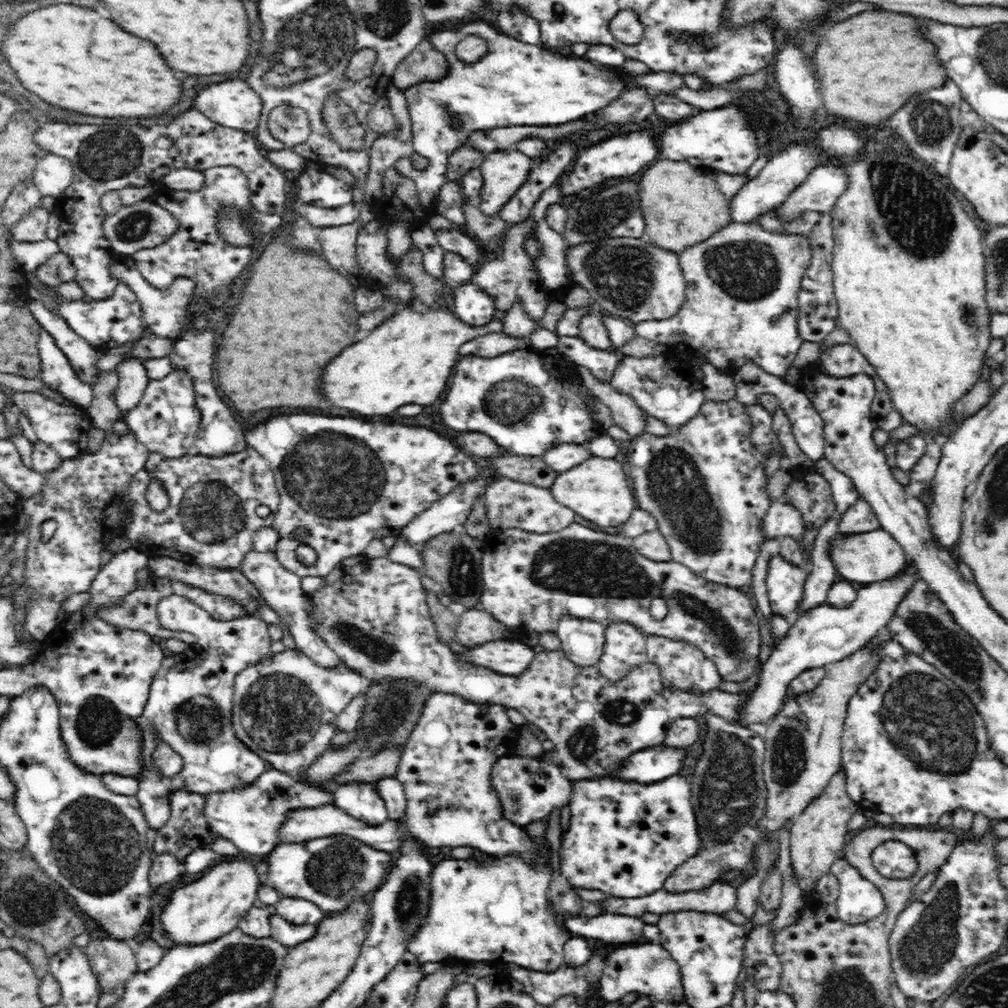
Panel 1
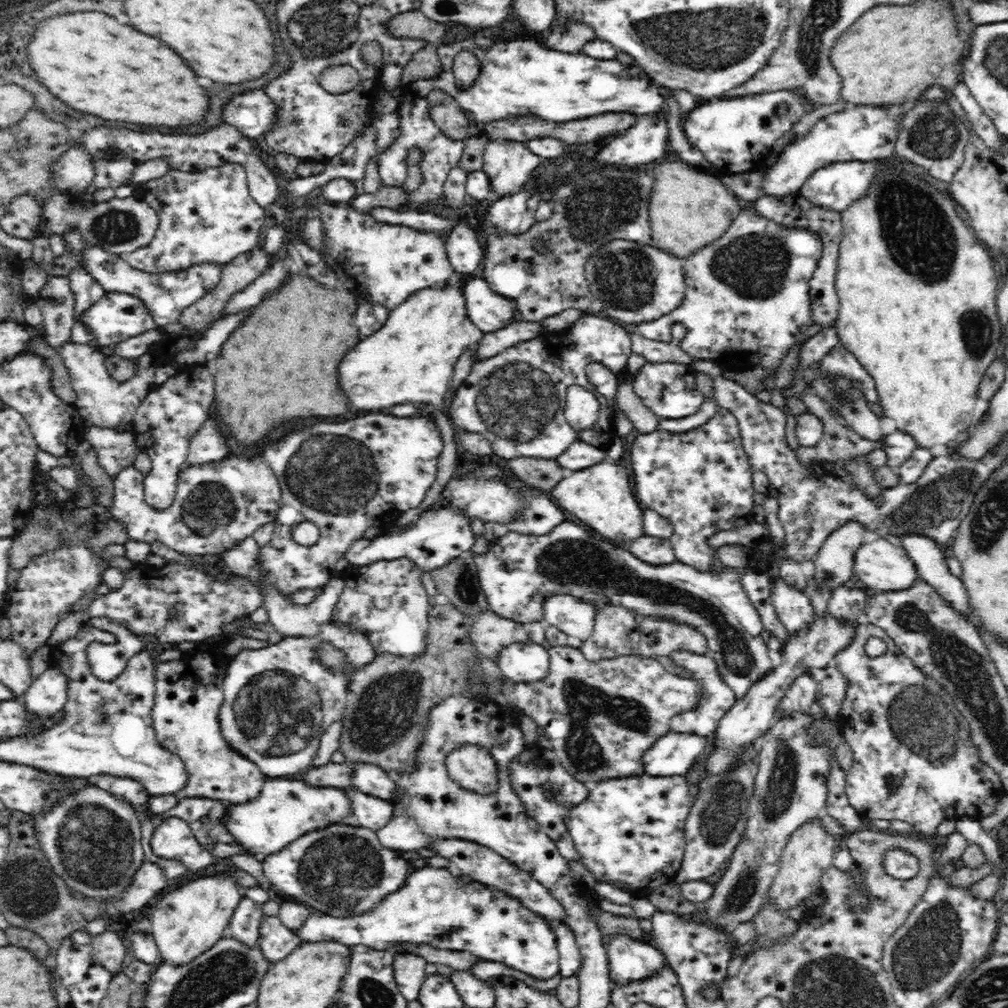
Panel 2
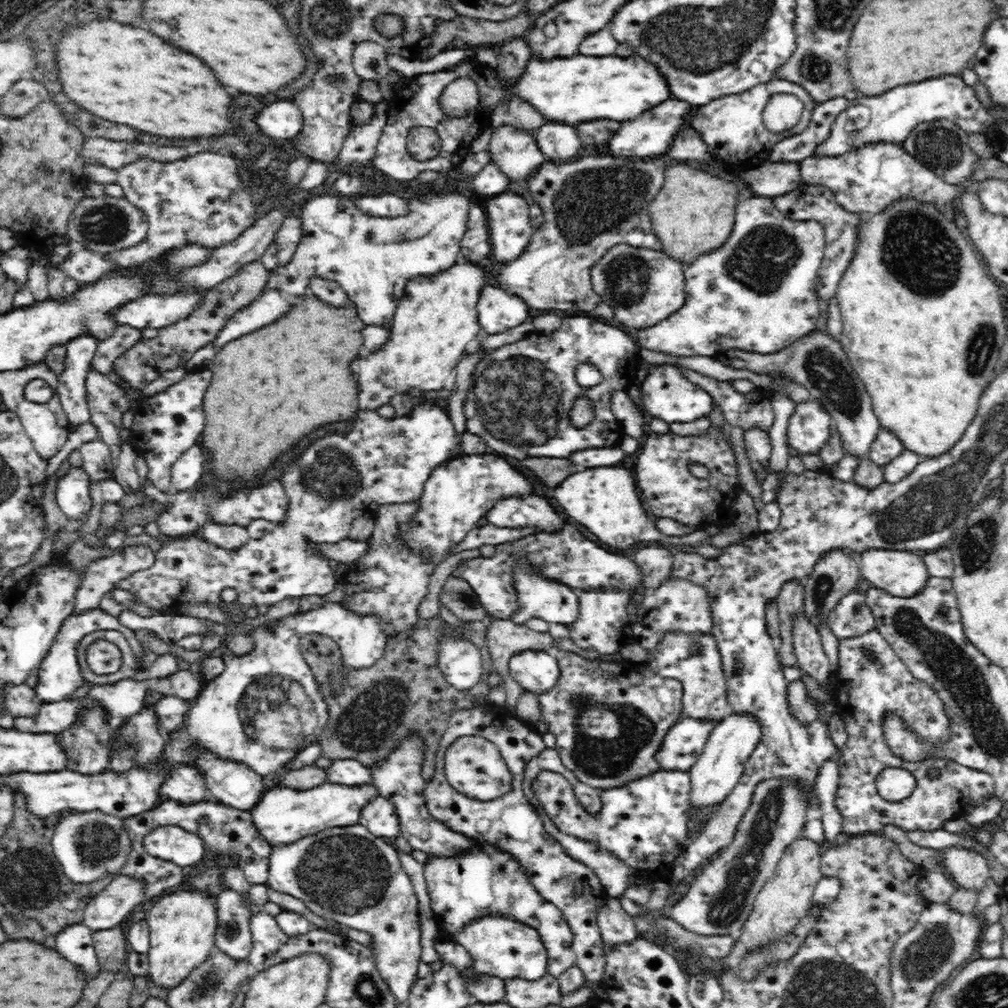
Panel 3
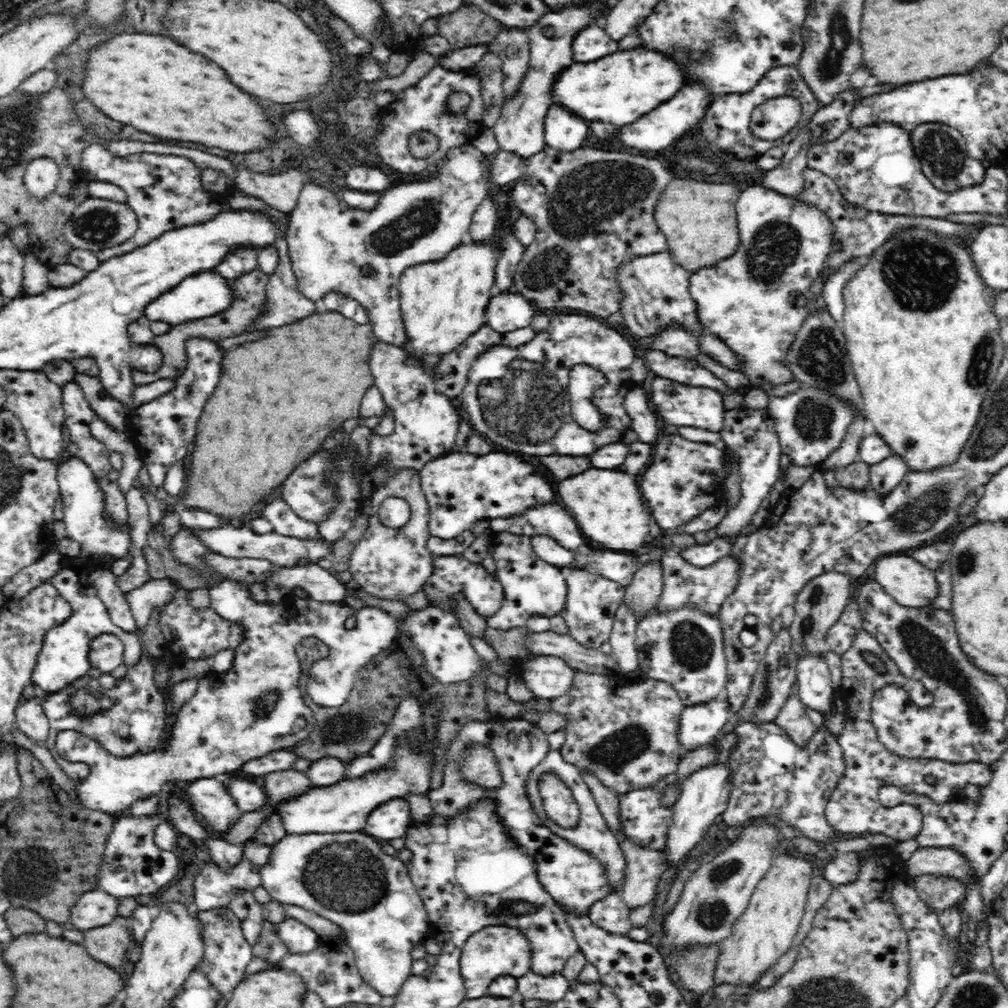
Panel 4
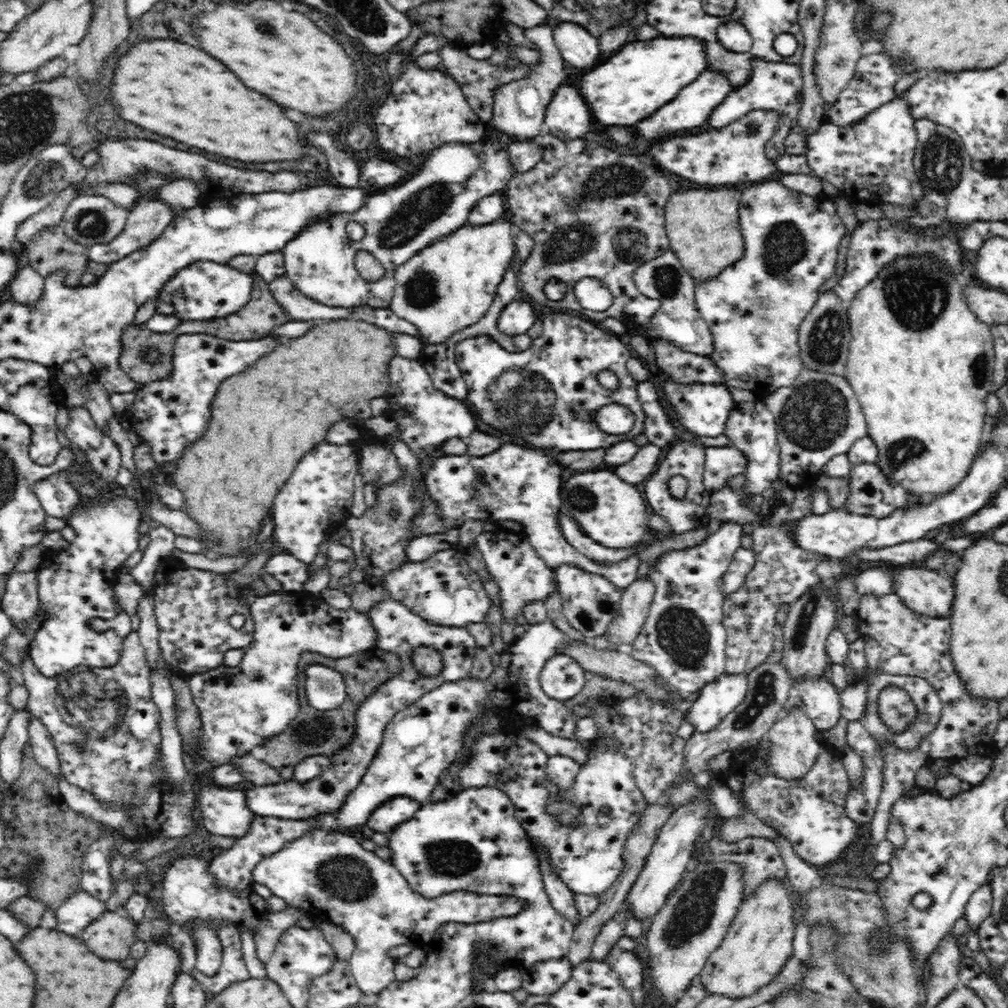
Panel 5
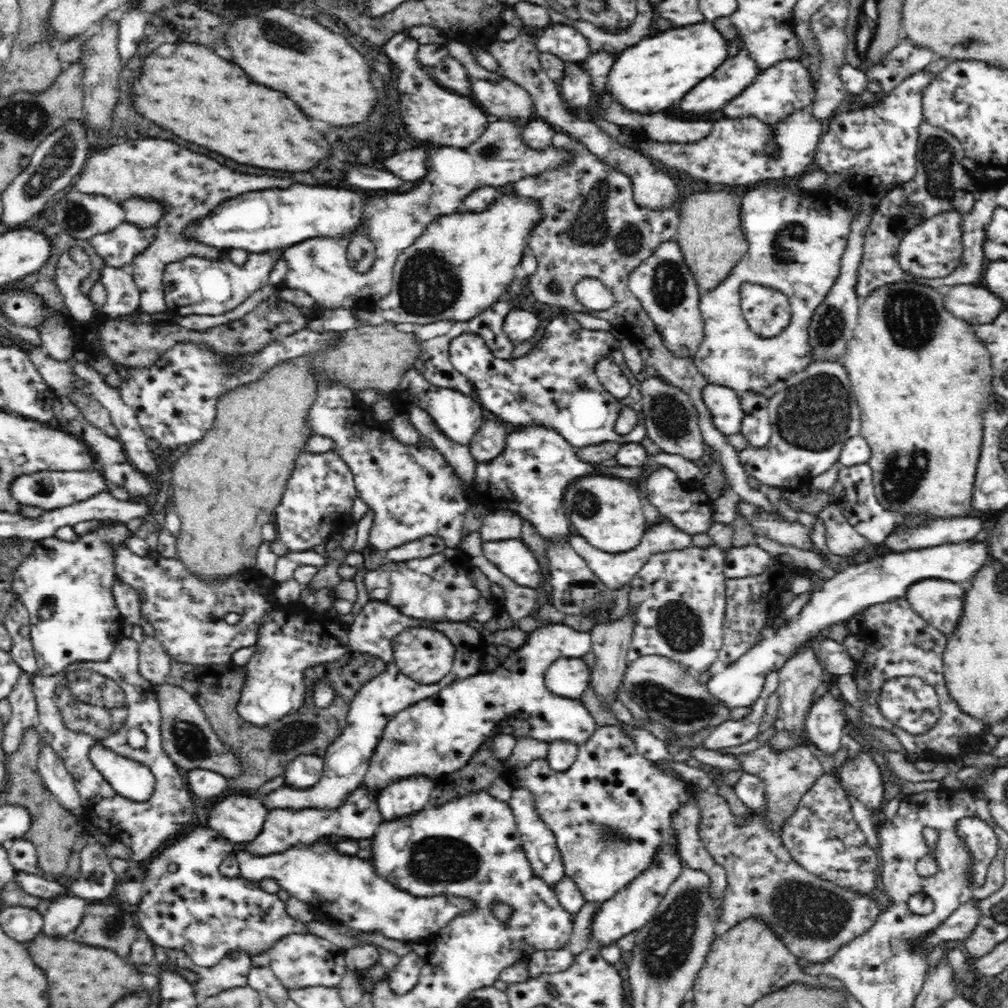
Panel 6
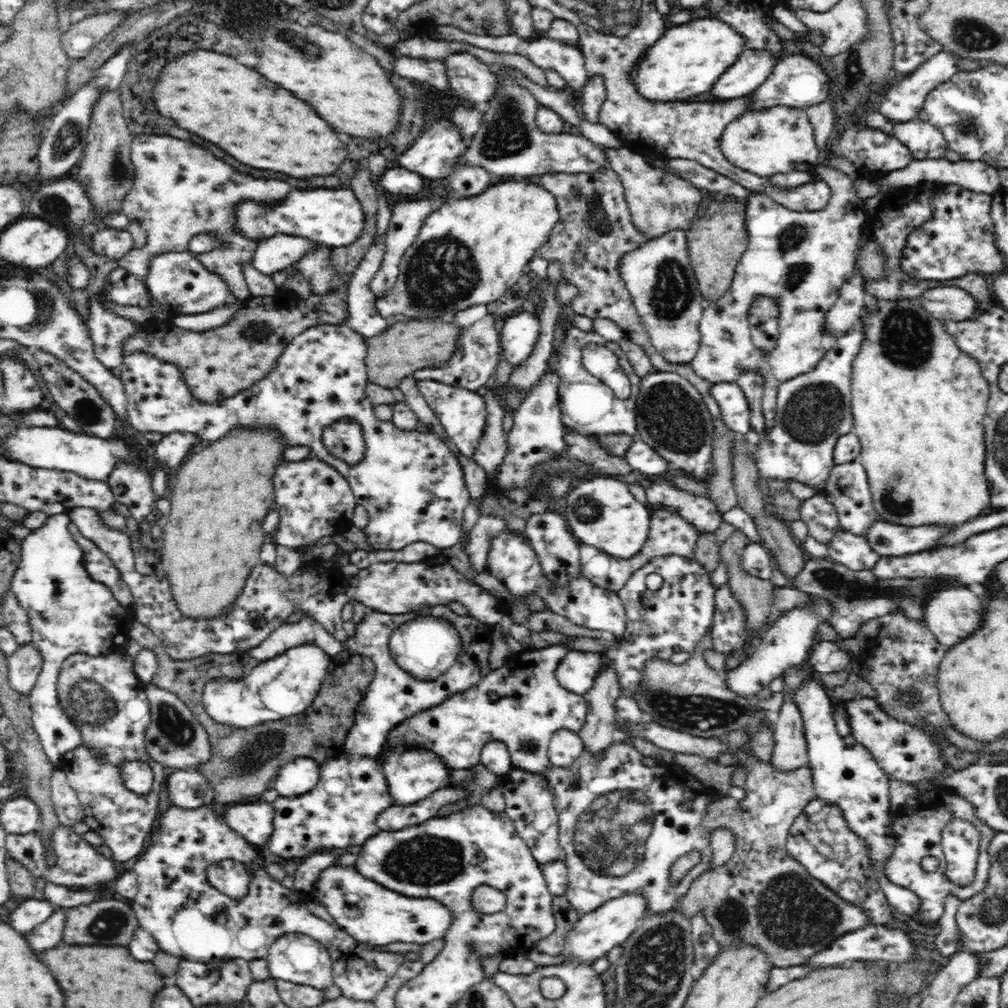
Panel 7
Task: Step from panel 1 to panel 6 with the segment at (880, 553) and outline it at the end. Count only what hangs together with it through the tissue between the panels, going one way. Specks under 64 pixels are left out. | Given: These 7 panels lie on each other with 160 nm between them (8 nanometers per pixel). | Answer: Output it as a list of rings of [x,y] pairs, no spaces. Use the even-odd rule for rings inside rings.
[[[927,578],[912,583],[907,588],[906,600],[912,606],[914,613],[918,613],[924,620],[928,621],[938,631],[942,631],[946,638],[954,632],[962,614],[962,595],[964,585],[950,582],[946,579]]]

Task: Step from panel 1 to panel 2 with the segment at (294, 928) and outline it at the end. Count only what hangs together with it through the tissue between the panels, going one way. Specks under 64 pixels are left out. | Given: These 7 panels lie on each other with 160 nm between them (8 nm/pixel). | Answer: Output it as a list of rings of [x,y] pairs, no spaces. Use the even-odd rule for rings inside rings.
[[[420,868],[409,874],[406,886],[386,896],[367,913],[350,918],[310,915],[295,933],[308,943],[339,942],[349,947],[363,945],[393,954],[401,952],[401,948],[397,946],[401,943],[428,944],[444,950],[470,952],[481,960],[502,963],[504,967],[520,971],[534,979],[545,981],[559,974],[558,939],[555,939],[548,923],[533,910],[522,905],[518,898],[510,897],[506,891],[469,880],[467,876],[462,878],[453,873],[453,868]]]

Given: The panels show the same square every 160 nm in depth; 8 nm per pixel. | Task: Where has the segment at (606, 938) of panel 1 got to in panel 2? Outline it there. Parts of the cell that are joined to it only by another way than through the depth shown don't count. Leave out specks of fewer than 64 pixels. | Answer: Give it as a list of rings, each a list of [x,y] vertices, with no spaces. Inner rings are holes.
[[[442,839],[442,842],[434,842],[434,844],[425,848],[442,858],[448,859],[451,867],[459,876],[464,875],[469,880],[488,884],[491,888],[506,891],[506,893],[510,894],[510,897],[518,898],[522,905],[537,914],[566,924],[566,913],[564,913],[564,907],[560,905],[558,899],[554,899],[542,884],[492,849],[474,842],[454,839]]]

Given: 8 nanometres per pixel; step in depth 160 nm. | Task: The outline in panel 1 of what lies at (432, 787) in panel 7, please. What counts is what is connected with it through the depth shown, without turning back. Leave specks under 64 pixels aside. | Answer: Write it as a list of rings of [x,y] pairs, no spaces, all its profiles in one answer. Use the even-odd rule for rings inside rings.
[[[346,783],[333,788],[335,806],[366,825],[378,826],[389,820],[385,800],[373,783]]]

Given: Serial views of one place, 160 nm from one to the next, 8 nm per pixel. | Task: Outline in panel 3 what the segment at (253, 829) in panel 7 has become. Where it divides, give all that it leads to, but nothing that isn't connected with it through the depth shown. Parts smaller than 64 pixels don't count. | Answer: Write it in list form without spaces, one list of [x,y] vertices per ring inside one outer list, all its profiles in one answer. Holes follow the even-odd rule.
[[[178,765],[166,774],[166,780],[159,788],[160,796],[186,806],[214,802],[206,790],[205,778],[198,768]]]

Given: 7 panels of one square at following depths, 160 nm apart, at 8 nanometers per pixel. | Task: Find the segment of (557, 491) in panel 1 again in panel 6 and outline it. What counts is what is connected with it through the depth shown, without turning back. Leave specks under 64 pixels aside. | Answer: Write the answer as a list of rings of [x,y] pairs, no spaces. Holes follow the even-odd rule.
[[[588,476],[577,479],[564,490],[563,510],[569,518],[573,534],[586,538],[588,543],[600,550],[610,550],[608,553],[618,554],[629,551],[630,546],[638,546],[647,531],[648,524],[642,514],[638,492],[618,478]]]

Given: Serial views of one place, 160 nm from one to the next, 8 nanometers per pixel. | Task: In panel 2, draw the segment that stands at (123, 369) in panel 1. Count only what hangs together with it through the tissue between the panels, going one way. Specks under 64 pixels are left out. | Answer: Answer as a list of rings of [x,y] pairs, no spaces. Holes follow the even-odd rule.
[[[69,340],[68,344],[62,345],[59,353],[70,371],[72,387],[78,397],[74,406],[83,416],[85,426],[115,429],[119,424],[125,424],[129,427],[142,400],[156,387],[154,375],[157,361],[152,359],[150,352],[138,358],[137,375],[126,382],[112,378],[105,366],[106,357],[97,350],[97,346],[77,346]]]

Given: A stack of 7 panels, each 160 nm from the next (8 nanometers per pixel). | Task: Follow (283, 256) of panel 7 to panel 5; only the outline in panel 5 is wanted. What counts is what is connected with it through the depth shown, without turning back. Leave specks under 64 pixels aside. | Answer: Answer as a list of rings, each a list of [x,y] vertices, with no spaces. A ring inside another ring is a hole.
[[[210,260],[196,262],[182,268],[174,277],[168,278],[155,303],[160,314],[169,314],[181,321],[204,321],[224,318],[240,310],[251,298],[256,272],[244,272],[232,265]]]

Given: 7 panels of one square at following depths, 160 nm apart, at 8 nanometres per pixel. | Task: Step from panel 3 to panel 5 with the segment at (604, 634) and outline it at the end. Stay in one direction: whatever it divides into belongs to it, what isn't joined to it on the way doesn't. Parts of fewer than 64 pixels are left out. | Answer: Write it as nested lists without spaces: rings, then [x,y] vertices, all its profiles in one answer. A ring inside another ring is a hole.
[[[562,564],[553,569],[557,584],[557,592],[561,596],[563,614],[573,629],[587,638],[602,636],[609,629],[618,614],[623,595],[620,589],[601,574],[592,574],[574,564]]]

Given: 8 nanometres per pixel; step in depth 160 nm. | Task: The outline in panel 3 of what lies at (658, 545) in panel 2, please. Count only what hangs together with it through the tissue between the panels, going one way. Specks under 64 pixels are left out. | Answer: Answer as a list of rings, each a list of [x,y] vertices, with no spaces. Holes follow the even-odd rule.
[[[648,546],[637,550],[635,562],[644,573],[644,583],[657,587],[661,580],[673,569],[674,556],[664,547]]]

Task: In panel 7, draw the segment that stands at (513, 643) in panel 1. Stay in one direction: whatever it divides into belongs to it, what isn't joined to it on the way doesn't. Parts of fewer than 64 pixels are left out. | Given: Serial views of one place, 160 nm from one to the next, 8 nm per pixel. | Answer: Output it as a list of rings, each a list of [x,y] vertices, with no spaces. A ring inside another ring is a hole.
[[[573,651],[572,653],[566,653],[556,669],[555,678],[557,678],[560,686],[571,693],[585,695],[593,685],[593,680],[598,676],[598,671],[605,667],[603,656],[604,653],[600,652]]]

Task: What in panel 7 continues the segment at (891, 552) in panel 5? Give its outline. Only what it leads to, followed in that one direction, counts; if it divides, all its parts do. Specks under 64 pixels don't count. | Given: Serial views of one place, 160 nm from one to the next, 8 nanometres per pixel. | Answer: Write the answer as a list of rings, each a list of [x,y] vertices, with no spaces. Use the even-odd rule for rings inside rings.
[[[817,494],[800,501],[798,514],[799,520],[806,524],[809,536],[823,543],[832,538],[834,530],[840,525],[836,509],[826,494]]]

